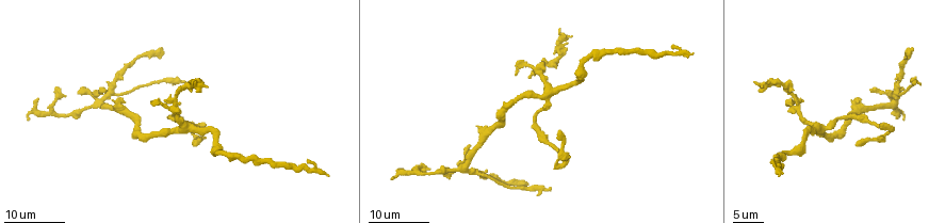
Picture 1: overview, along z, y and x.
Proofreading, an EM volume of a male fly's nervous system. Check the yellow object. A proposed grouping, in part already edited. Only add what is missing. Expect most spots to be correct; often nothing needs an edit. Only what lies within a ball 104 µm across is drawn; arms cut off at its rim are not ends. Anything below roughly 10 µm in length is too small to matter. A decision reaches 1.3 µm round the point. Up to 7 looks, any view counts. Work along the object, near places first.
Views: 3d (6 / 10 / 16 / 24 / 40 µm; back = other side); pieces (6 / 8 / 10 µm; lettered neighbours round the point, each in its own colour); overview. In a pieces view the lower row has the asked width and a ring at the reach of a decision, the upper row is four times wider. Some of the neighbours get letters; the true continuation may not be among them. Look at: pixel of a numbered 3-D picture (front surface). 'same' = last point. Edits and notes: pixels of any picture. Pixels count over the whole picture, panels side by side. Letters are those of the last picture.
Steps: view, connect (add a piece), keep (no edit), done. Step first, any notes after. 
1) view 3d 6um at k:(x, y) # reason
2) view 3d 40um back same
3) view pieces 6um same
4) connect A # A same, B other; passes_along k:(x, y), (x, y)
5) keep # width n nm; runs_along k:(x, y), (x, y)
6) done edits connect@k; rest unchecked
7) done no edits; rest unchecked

view 3d 16um at 1:(548, 189) # long arm stops here

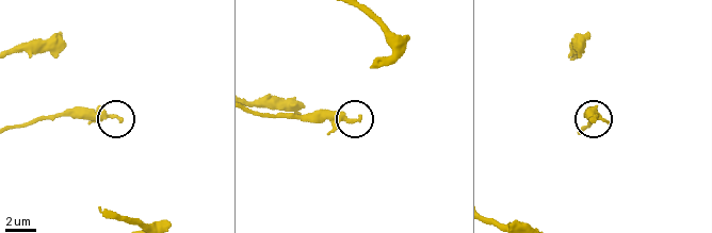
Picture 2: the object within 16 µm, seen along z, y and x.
view pieces 10um at 2:(359, 119)

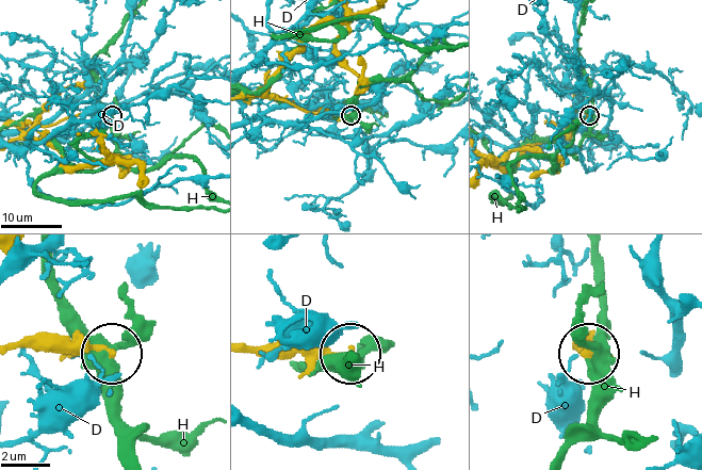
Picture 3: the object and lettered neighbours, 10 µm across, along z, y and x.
keep # D other, H other; runs_along 3:(10, 349), (83, 344), (112, 351); none of them fits

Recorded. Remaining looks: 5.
view 3d 24um at 1:(911, 50)

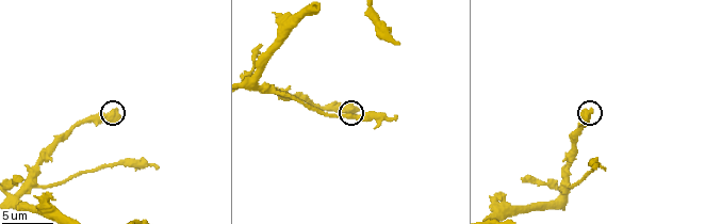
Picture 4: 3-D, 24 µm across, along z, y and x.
view pieces 6um at 4:(116, 110) # see the neighbours

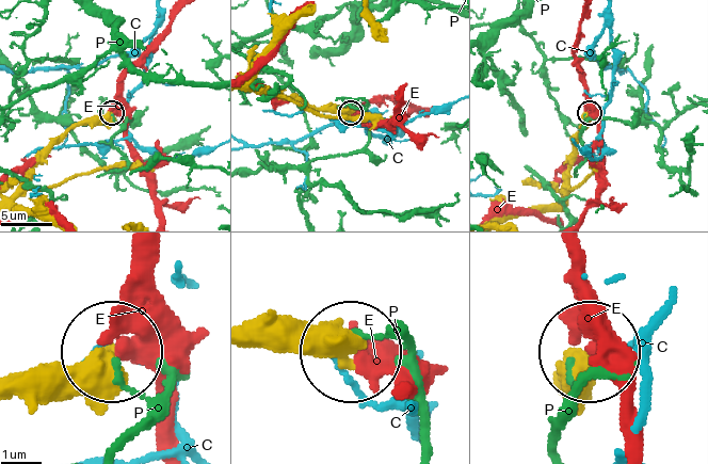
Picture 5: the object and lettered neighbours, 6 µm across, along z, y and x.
keep # C other, E other, P other; runs_along 5:(13, 394), (63, 387), (100, 353); no lettered piece goes on from it

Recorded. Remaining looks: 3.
view 3d 16um at 1:(560, 130) # end of a long branch

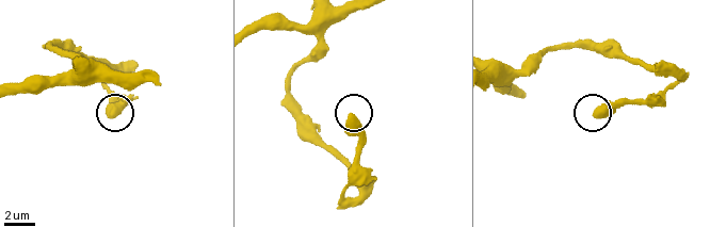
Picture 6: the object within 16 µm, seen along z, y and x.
view pieces 10um at 6:(350, 117)

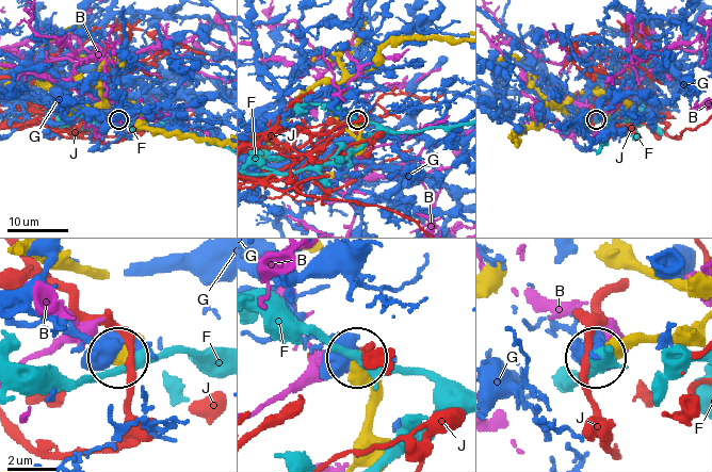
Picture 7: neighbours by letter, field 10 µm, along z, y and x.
keep # width 510 nm; B other, F other, G other, J other; no lettered piece goes on from it

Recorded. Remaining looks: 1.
done no edits; rest unchecked

